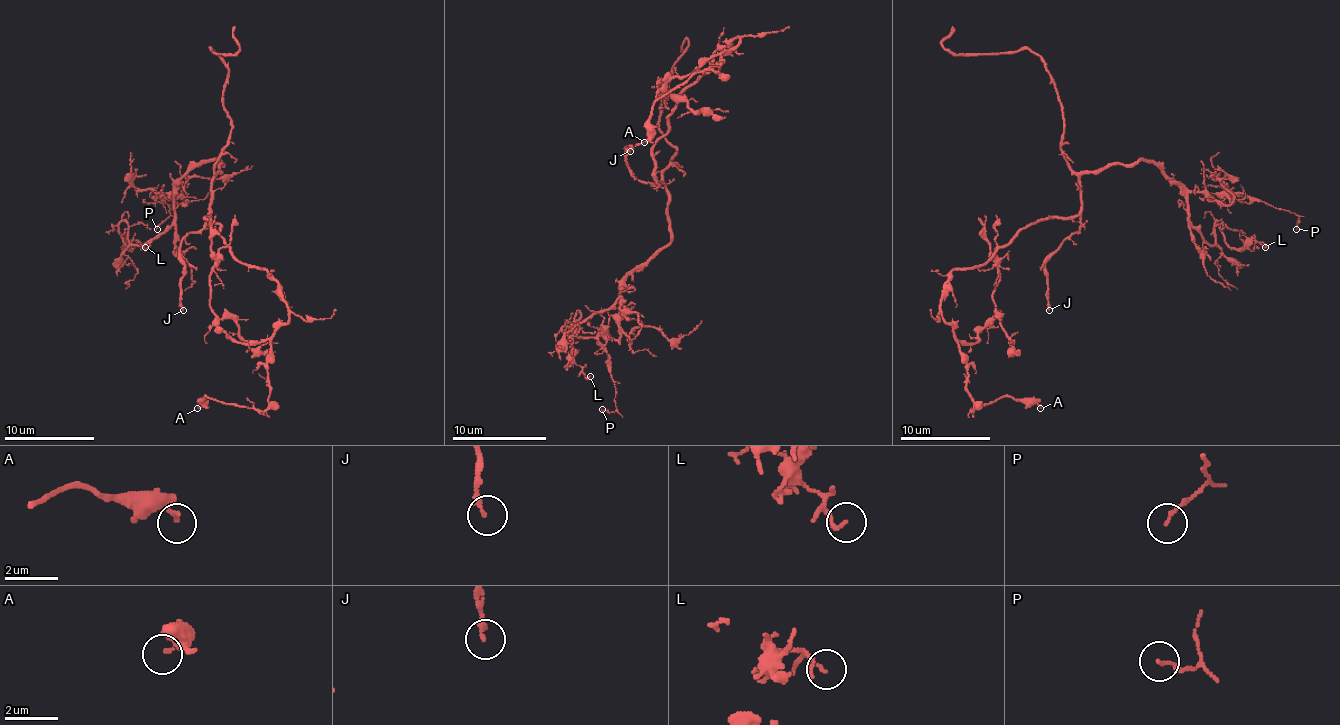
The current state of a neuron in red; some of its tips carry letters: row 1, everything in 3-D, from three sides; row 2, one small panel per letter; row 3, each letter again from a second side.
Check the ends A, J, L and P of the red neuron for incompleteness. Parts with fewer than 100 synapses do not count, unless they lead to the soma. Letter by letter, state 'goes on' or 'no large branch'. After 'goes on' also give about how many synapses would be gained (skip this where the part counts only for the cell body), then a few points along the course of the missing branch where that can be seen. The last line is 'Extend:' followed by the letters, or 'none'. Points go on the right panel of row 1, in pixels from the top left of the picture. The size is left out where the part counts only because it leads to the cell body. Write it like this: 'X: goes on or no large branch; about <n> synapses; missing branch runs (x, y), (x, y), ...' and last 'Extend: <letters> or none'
A: no large branch
J: no large branch
L: no large branch
P: no large branch
Extend: none

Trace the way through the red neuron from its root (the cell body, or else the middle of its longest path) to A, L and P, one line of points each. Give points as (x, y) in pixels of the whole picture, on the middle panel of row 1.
A: (653, 144), (677, 97), (738, 39), (719, 71), (695, 71), (653, 104), (644, 142)
L: (653, 144), (653, 179), (667, 189), (670, 240), (625, 278), (609, 308), (562, 329), (571, 358), (590, 376)
P: (653, 144), (653, 179), (667, 189), (670, 240), (620, 287), (620, 336), (604, 346), (616, 409), (602, 409)

